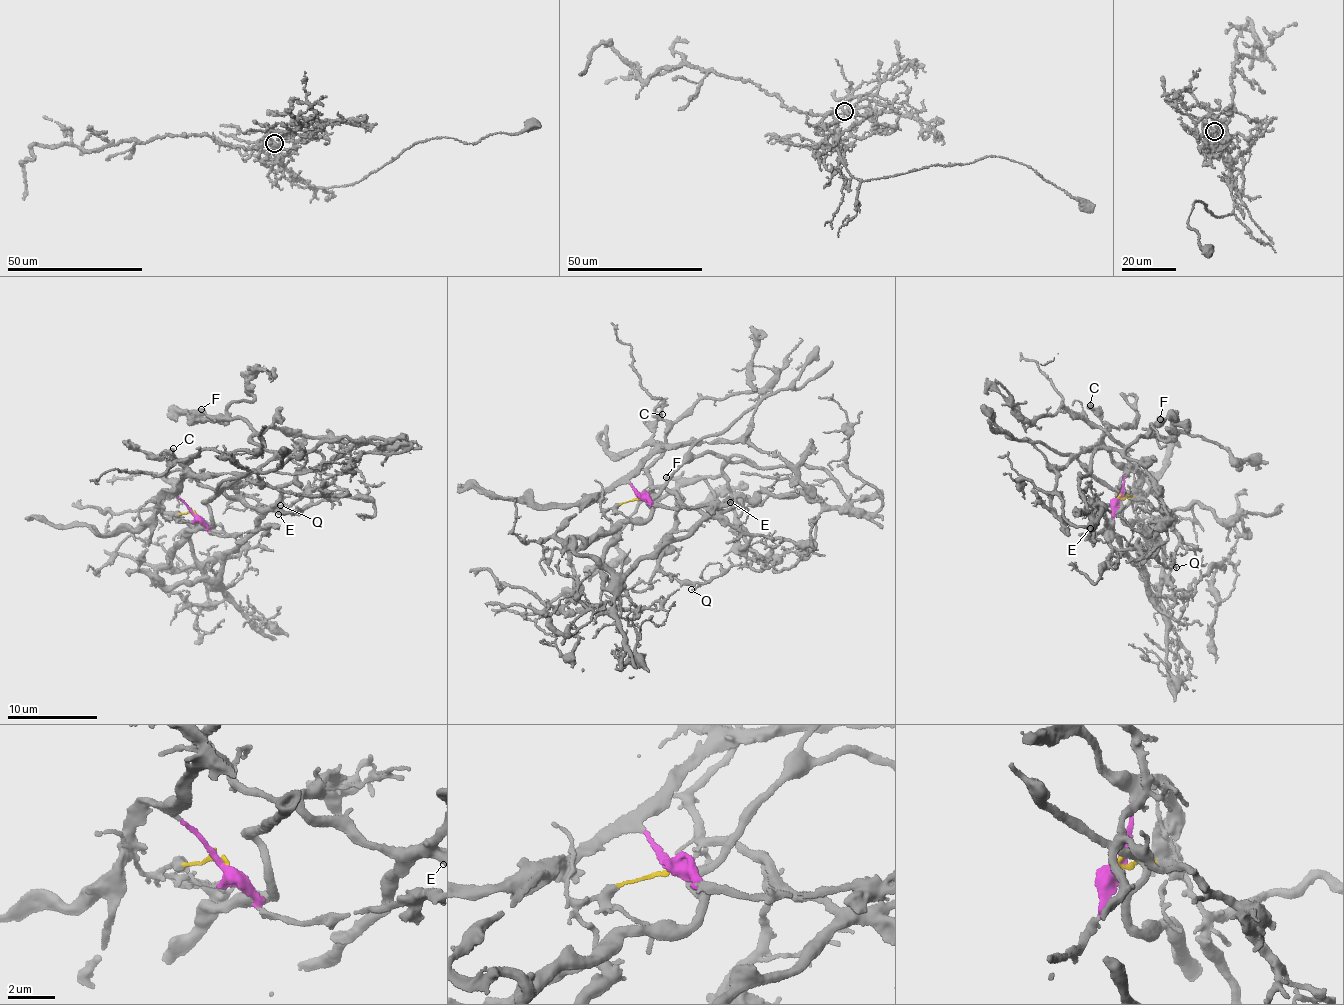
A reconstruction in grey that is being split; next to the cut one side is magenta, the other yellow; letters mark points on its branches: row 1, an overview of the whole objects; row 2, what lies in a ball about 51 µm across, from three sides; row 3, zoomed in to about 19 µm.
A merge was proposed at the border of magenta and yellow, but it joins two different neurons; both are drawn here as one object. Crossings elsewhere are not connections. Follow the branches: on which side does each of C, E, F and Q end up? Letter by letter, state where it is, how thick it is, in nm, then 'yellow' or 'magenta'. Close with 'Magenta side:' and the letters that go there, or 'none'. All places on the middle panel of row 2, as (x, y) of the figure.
C: place (662, 414); calibre 300 nm; magenta
E: place (730, 502); calibre 120 nm; yellow
F: place (666, 477); calibre 220 nm; yellow
Q: place (691, 589); calibre 120 nm; yellow
Magenta side: C

